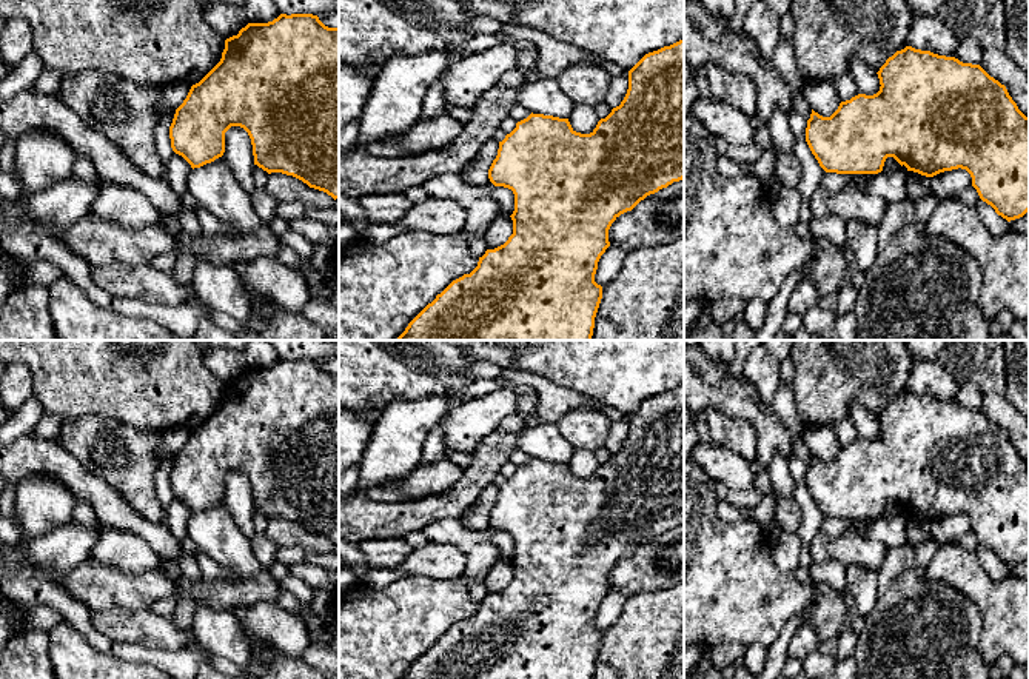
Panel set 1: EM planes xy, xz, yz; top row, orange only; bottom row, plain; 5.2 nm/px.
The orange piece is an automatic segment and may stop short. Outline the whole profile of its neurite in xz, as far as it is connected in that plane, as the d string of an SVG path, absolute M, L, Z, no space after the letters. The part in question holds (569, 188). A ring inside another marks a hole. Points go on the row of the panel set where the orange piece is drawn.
M684 40L645 54L628 71L628 89L621 105L613 108L605 119L601 119L590 134L576 132L568 119L553 115L531 112L527 119L518 122L516 128L499 142L498 156L488 169L488 179L494 186L508 188L514 194L514 211L510 216L513 234L504 245L487 249L470 274L453 280L394 340L592 340L595 317L602 299L602 286L595 282L595 274L601 256L610 246L608 229L612 223L621 214L632 211L647 196L684 179Z

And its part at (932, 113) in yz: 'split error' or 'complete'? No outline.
complete

